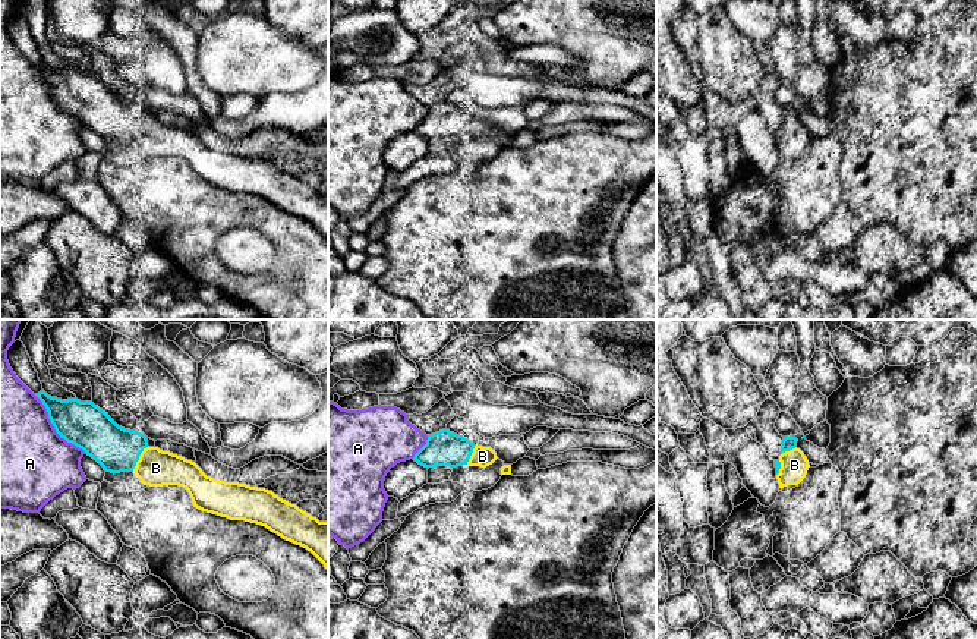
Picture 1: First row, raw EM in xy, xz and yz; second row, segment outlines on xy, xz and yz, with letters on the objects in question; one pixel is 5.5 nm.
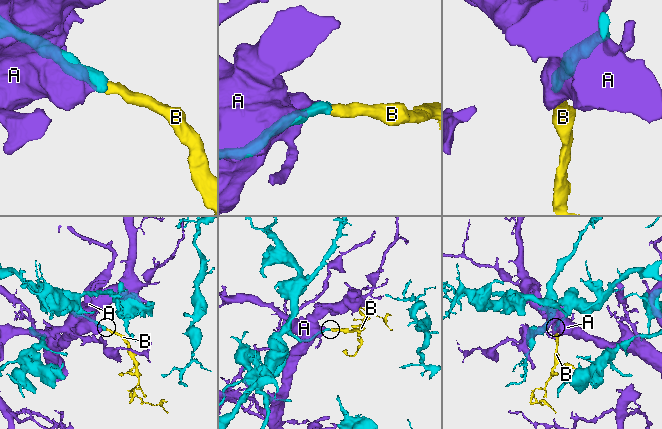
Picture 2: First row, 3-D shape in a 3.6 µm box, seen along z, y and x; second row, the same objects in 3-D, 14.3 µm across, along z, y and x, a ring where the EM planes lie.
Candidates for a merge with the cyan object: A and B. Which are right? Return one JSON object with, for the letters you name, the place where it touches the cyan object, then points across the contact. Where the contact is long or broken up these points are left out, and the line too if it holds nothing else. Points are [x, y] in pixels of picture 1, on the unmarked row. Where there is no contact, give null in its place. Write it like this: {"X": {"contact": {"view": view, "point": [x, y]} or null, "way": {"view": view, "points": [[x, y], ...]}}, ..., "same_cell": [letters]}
{"B": {"contact": {"view": "xy", "point": [138, 131]}}, "same_cell": ["B"]}

